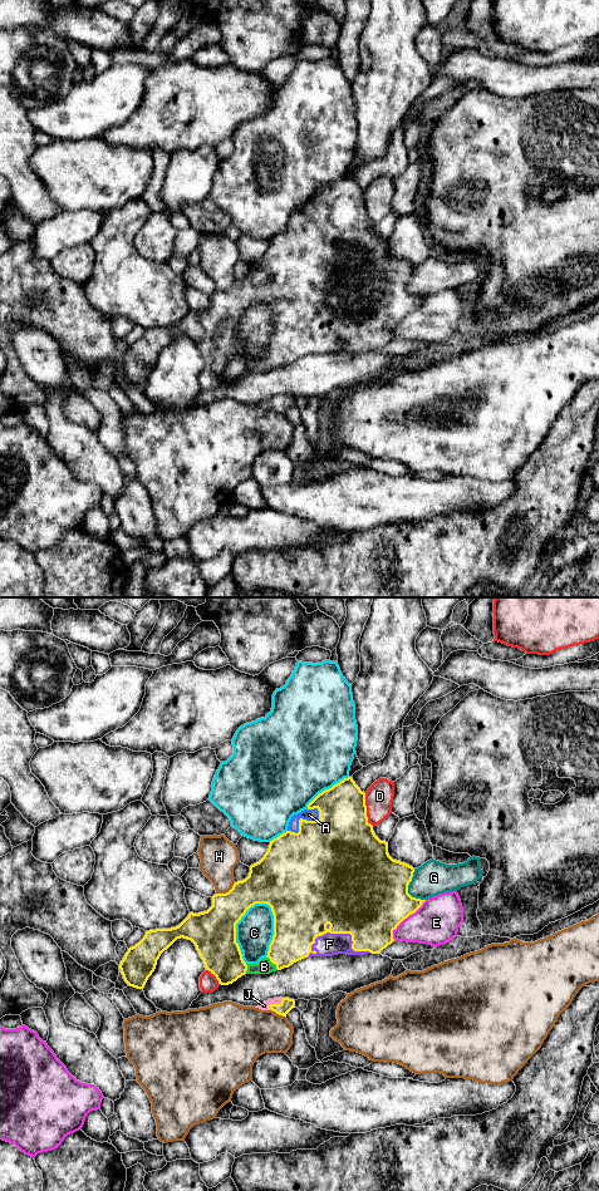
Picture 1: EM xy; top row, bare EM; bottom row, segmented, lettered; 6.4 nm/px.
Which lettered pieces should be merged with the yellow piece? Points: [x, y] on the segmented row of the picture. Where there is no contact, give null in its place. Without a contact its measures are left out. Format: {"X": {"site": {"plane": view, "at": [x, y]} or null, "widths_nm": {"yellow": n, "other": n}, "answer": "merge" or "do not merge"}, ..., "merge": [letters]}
{"A": {"site": {"plane": "xy", "at": [303, 820]}, "widths_nm": {"yellow": 420, "other": 80}, "answer": "merge"}, "B": {"site": {"plane": "xy", "at": [273, 963]}, "widths_nm": {"yellow": 280, "other": 100}, "answer": "merge"}, "C": {"site": {"plane": "xy", "at": [274, 925]}, "widths_nm": {"yellow": 440, "other": 240}, "answer": "do not merge"}, "D": {"site": {"plane": "xy", "at": [366, 810]}, "widths_nm": {"yellow": 400, "other": 180}, "answer": "do not merge"}, "E": {"site": {"plane": "xy", "at": [404, 918]}, "widths_nm": {"yellow": 480, "other": 280}, "answer": "do not merge"}, "F": {"site": {"plane": "xy", "at": [339, 933]}, "widths_nm": {"yellow": 480, "other": 140}, "answer": "merge"}, "G": {"site": {"plane": "xy", "at": [407, 889]}, "widths_nm": {"yellow": 500, "other": 220}, "answer": "do not merge"}, "H": {"site": {"plane": "xy", "at": [226, 892]}, "widths_nm": {"yellow": 260, "other": 240}, "answer": "do not merge"}, "J": {"site": {"plane": "xy", "at": [275, 1004]}, "widths_nm": {"yellow": 90, "other": 50}, "answer": "merge"}, "merge": ["A", "B", "F", "J"]}

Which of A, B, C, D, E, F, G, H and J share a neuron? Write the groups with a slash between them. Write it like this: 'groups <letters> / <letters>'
groups A B F J / C / D / E / G / H

